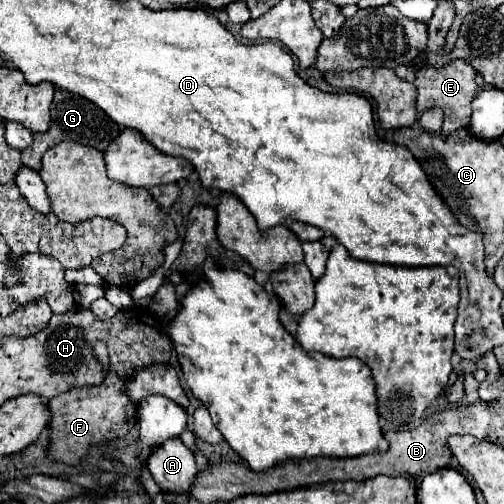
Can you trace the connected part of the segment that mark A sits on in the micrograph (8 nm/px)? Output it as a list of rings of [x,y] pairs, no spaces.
[[[178,437],[156,445],[146,459],[146,467],[164,493],[186,493],[198,473],[192,451]]]

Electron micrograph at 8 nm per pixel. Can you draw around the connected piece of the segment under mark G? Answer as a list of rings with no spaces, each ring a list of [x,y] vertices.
[[[56,89],[54,93],[54,101],[52,101],[52,123],[50,129],[46,133],[34,133],[34,145],[28,147],[26,151],[22,151],[22,163],[32,167],[34,171],[40,171],[42,165],[42,157],[48,149],[52,149],[54,145],[62,143],[62,141],[76,141],[82,145],[90,145],[98,151],[106,151],[108,145],[120,135],[120,125],[114,123],[102,109],[98,109],[94,103],[90,103],[88,99],[68,93],[64,89]]]

